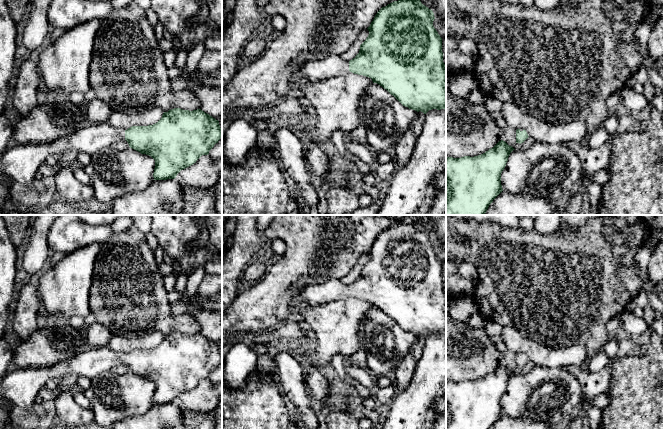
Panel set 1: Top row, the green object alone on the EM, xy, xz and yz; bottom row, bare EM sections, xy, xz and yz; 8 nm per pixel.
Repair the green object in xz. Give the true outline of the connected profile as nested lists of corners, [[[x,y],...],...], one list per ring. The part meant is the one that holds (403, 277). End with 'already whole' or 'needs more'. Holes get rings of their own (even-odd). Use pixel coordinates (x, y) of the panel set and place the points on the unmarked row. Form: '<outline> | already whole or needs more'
[[[420,223],[398,224],[382,231],[367,252],[369,259],[360,269],[359,277],[349,286],[339,279],[307,285],[299,294],[310,306],[322,305],[352,296],[372,303],[393,319],[403,330],[426,338],[432,333],[446,333],[446,289],[443,286],[442,262],[433,250],[434,237]]] | needs more

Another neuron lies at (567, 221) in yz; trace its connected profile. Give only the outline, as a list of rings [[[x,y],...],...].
[[[559,215],[560,225],[556,231],[564,232],[568,228],[579,228],[585,225],[589,220],[596,217],[613,216],[613,215]]]

